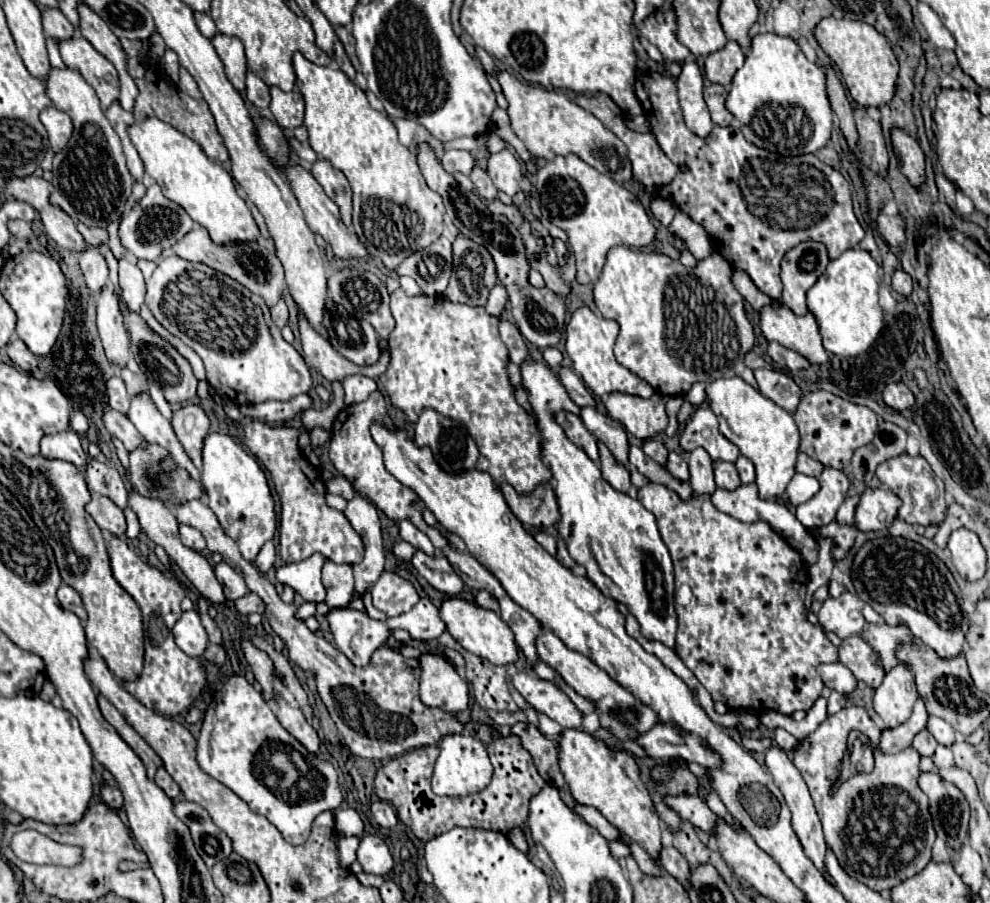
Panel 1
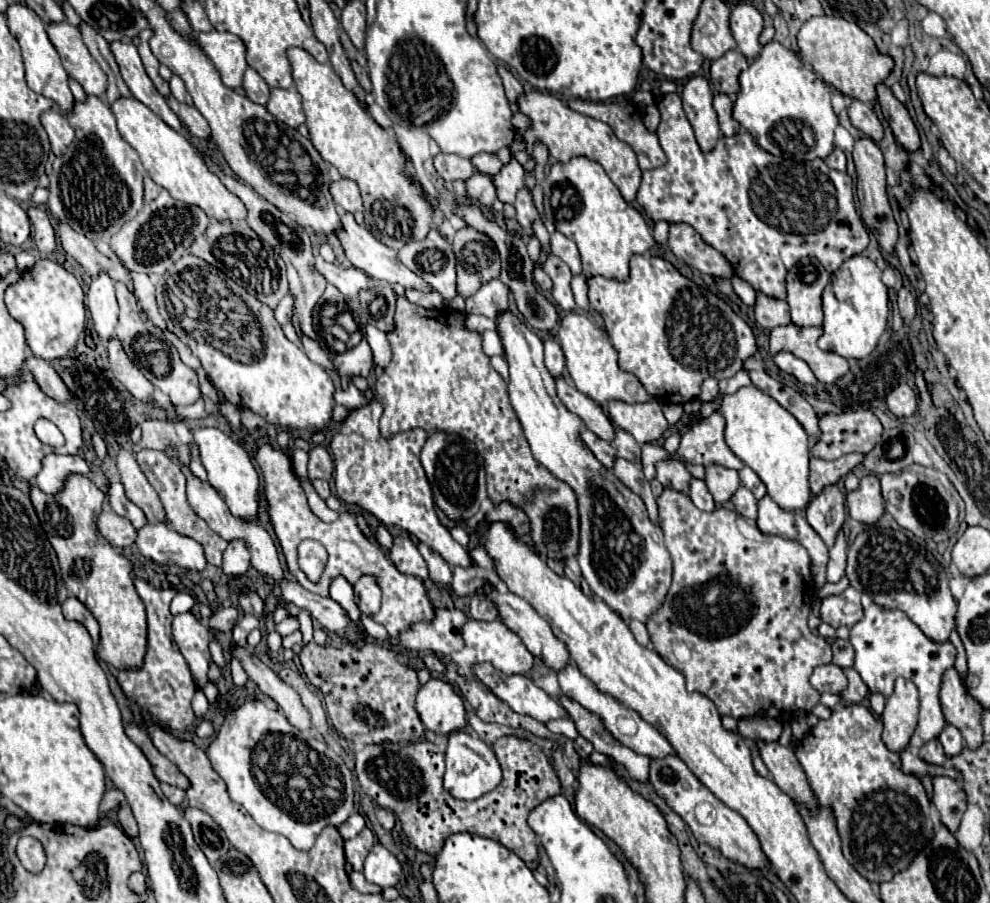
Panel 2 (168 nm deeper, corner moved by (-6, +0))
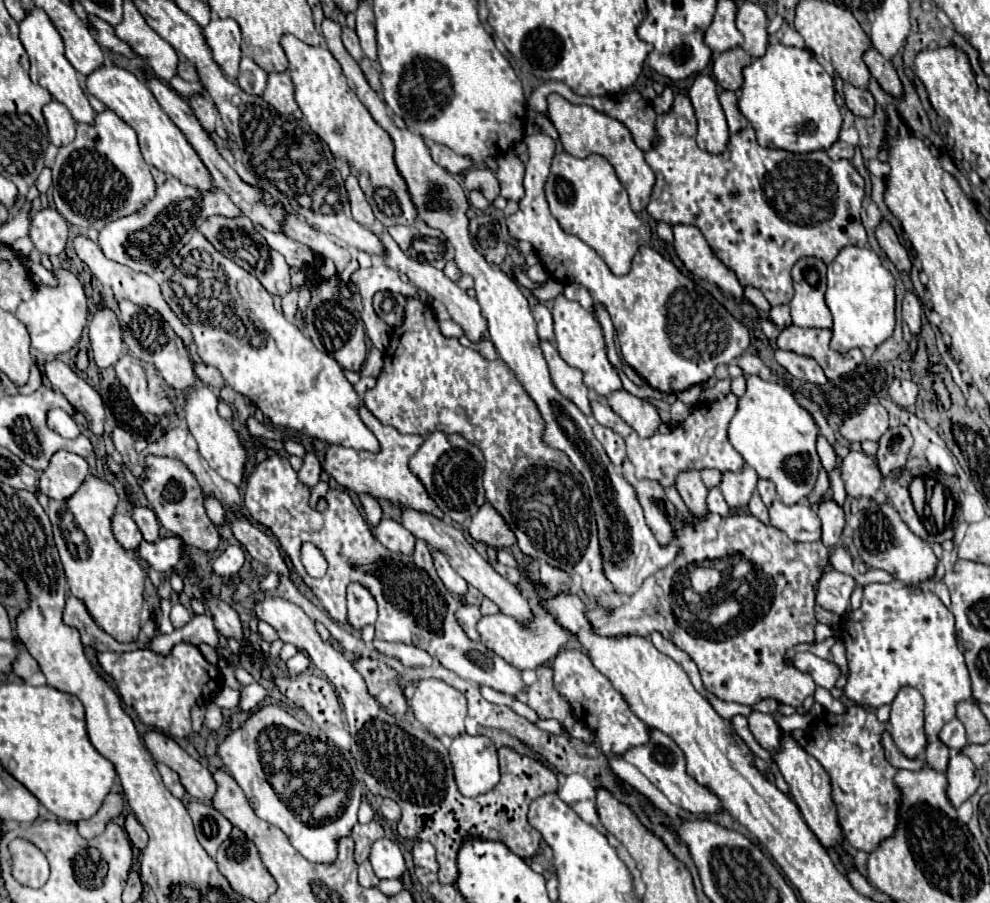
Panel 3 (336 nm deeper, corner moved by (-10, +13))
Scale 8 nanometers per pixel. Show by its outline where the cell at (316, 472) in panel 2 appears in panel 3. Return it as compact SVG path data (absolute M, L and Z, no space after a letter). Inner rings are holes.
M308 452L304 456L304 466L298 472L298 478L306 484L306 486L316 486L316 482L320 480L320 458L314 452Z

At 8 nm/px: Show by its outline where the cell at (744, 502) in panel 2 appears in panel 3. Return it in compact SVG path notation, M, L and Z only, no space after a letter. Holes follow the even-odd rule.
M758 492L750 498L750 502L748 502L748 510L750 510L752 516L756 516L756 518L762 520L764 524L768 524L768 508L766 508L764 502L760 500L760 494L758 494Z

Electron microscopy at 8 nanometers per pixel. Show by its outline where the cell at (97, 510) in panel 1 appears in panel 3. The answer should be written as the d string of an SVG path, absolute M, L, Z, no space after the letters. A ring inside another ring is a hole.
M116 512L112 516L112 532L116 536L116 540L132 550L132 548L138 548L138 544L142 542L142 534L140 534L140 528L138 524L132 520L130 514L124 514L124 512Z

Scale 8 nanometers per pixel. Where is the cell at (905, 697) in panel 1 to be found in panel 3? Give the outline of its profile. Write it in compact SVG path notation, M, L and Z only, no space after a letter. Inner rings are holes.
M902 686L898 696L892 700L890 712L890 734L908 758L916 758L924 752L926 734L924 734L924 698L912 686Z

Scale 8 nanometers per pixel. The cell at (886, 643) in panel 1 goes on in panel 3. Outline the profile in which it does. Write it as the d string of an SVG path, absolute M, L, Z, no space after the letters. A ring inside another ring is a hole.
M900 582L864 586L862 606L842 618L840 638L846 644L846 656L850 668L844 694L858 706L878 708L882 704L891 704L900 686L912 686L920 690L926 702L924 718L926 718L926 734L930 740L934 740L940 734L942 726L956 716L956 702L970 700L972 696L968 668L956 640L952 612L930 590L908 588Z

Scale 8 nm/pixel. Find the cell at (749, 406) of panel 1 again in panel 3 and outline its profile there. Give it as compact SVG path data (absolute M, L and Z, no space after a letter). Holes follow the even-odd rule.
M758 376L746 378L746 392L738 398L738 410L728 426L728 440L760 478L774 482L784 504L798 504L814 490L820 470L816 436L818 426L814 418L796 402L788 388Z

